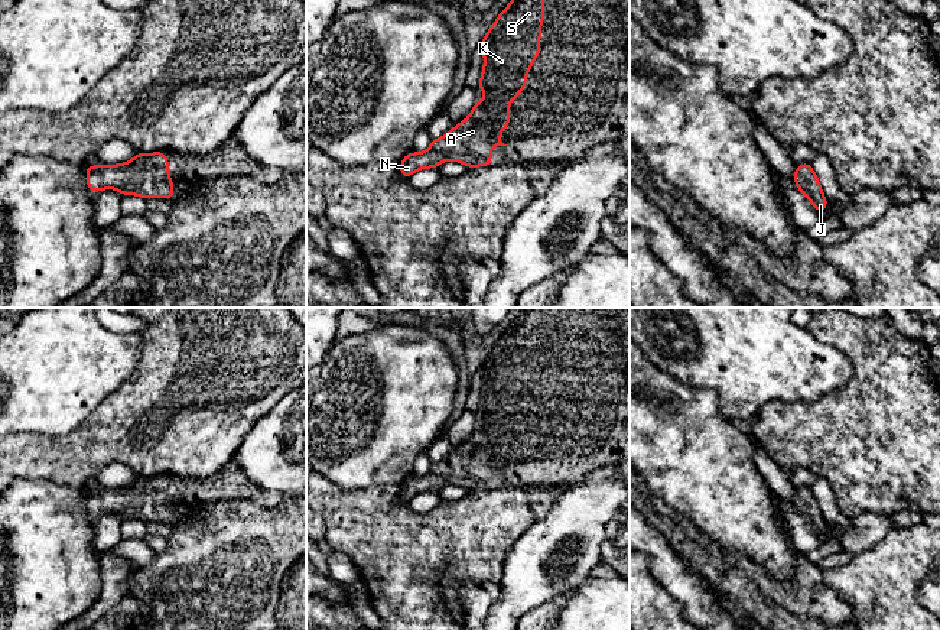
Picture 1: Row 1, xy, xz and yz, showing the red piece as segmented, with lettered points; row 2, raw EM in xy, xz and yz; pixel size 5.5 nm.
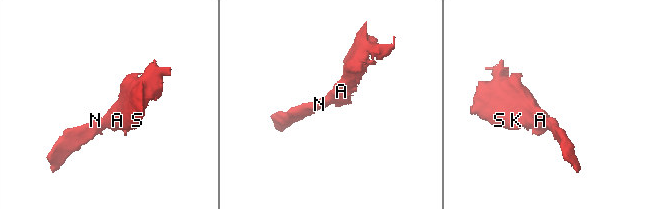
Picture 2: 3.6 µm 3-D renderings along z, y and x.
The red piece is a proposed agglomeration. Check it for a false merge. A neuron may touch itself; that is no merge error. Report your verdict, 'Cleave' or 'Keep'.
Keep

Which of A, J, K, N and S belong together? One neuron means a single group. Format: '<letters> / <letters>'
A J K N S

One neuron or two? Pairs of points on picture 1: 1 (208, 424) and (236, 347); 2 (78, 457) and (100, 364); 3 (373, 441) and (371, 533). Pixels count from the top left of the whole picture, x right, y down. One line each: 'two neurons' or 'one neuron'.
1: one neuron
2: two neurons
3: two neurons

